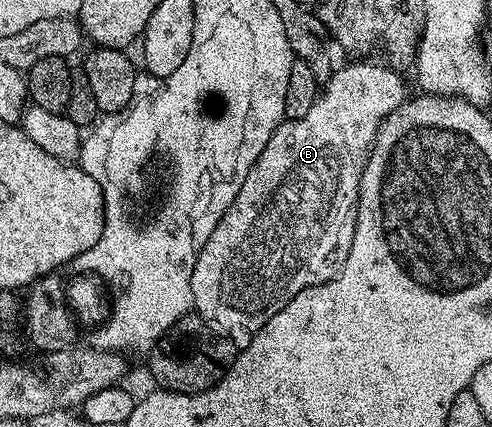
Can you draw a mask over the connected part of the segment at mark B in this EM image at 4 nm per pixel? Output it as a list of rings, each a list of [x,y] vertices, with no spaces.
[[[348,63],[345,67],[337,66],[333,70],[328,82],[323,84],[322,90],[317,94],[314,106],[303,117],[285,119],[278,125],[278,129],[274,129],[270,141],[266,141],[266,149],[262,149],[258,161],[254,161],[250,173],[246,173],[246,181],[242,181],[242,189],[238,189],[238,197],[234,197],[230,209],[226,209],[226,213],[218,221],[214,233],[210,233],[210,241],[206,241],[206,245],[202,245],[202,253],[198,253],[198,261],[194,265],[194,273],[192,274],[192,306],[195,314],[203,317],[215,331],[226,336],[236,348],[248,347],[250,341],[254,341],[258,329],[262,329],[262,325],[266,325],[266,321],[270,321],[270,317],[274,317],[274,313],[278,313],[278,309],[282,309],[294,296],[302,293],[302,289],[322,285],[340,274],[342,265],[350,253],[350,245],[354,241],[360,182],[368,154],[371,153],[376,140],[380,122],[405,102],[404,79],[398,72],[391,71],[390,68],[383,67],[380,63]]]

